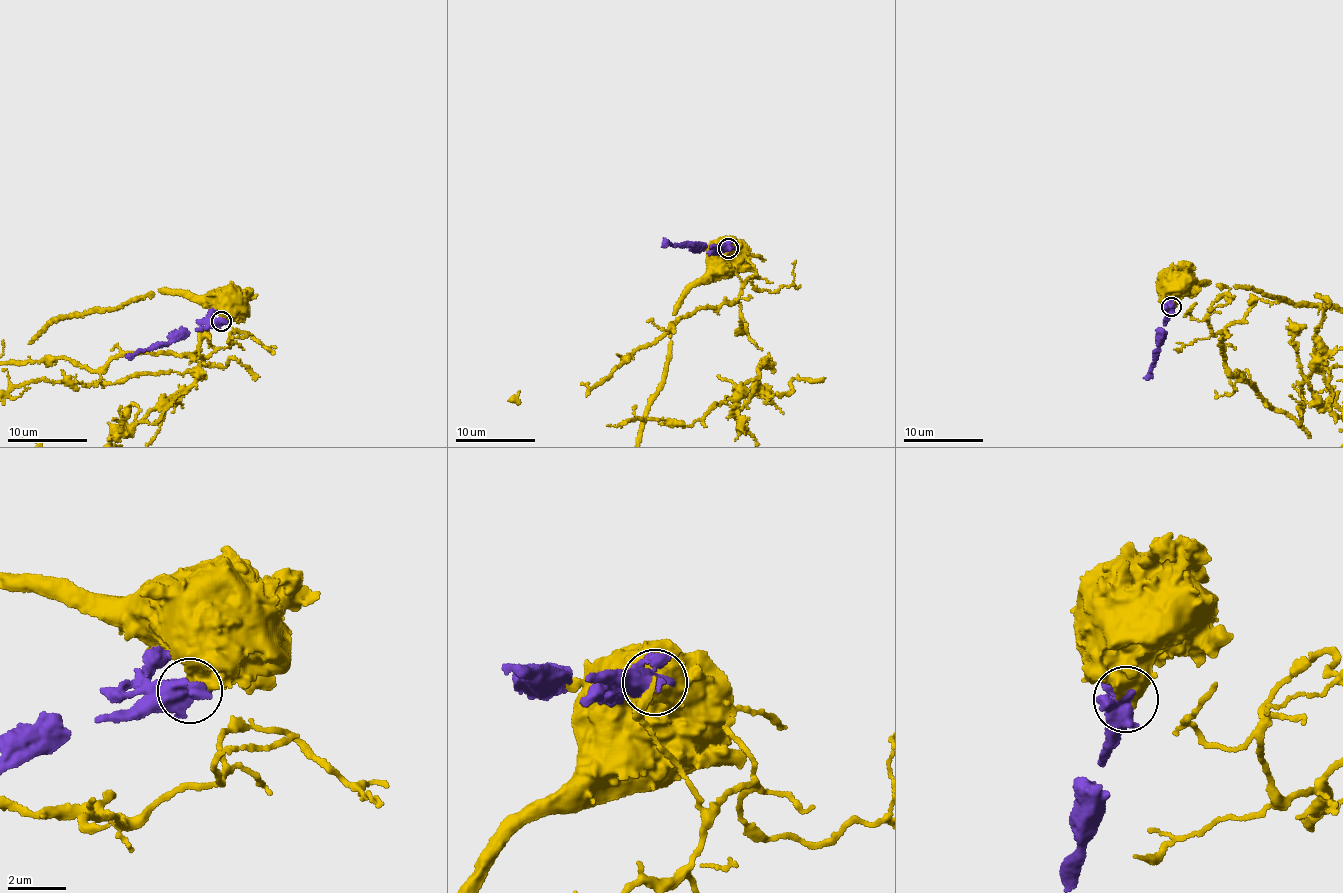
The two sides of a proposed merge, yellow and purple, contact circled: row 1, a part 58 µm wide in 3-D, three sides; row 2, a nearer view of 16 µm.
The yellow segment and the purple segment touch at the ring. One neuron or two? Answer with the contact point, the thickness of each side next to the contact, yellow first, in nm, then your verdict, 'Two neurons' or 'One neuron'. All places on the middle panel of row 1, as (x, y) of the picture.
Place: (728, 248). Thickness 850 nm (yellow) against 800 nm. Two neurons

